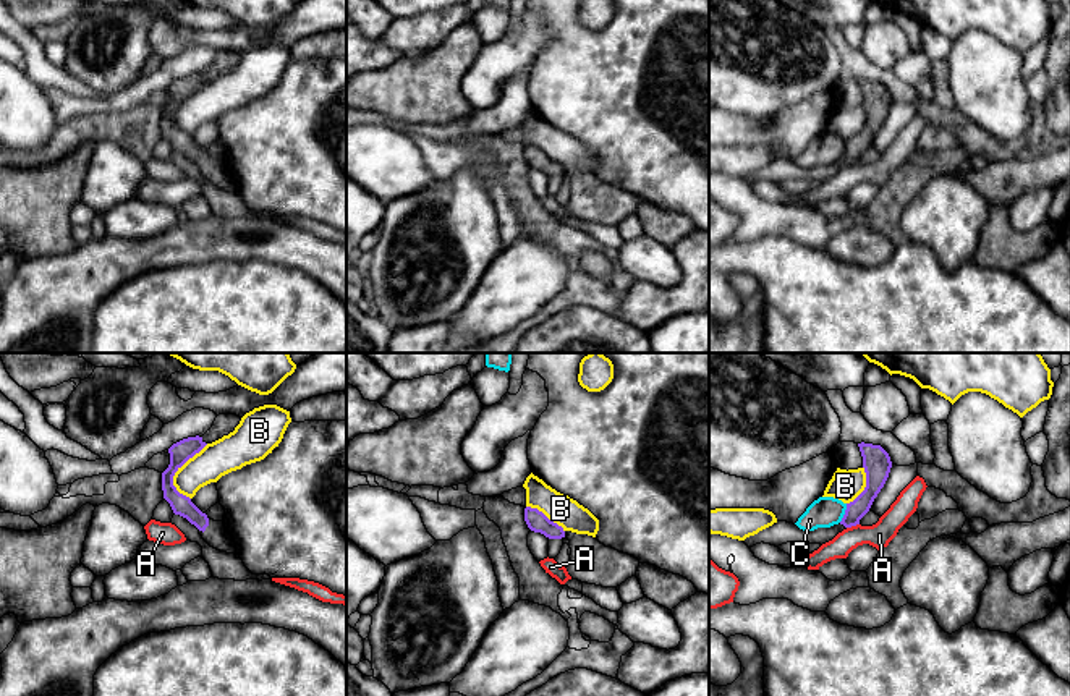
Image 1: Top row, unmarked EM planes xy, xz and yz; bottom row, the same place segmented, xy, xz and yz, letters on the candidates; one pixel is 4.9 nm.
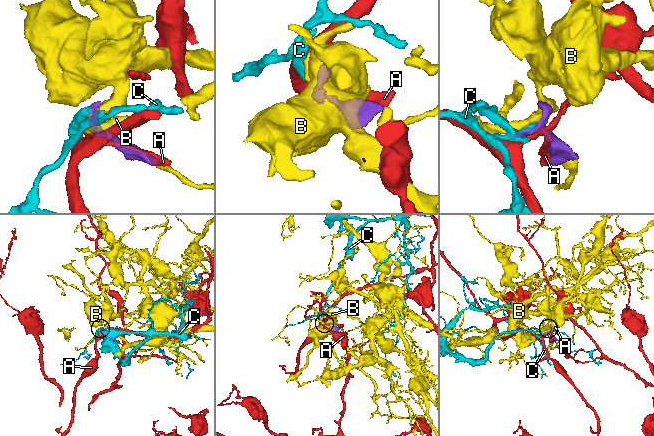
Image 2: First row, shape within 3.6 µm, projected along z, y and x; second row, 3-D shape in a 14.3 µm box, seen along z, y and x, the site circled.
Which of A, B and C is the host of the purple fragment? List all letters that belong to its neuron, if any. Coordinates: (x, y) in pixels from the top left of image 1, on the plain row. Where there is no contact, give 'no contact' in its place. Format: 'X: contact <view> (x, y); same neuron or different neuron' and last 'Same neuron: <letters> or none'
A: contact yz (852, 162); different neuron
B: contact xy (177, 107); different neuron
C: contact yz (845, 151); different neuron
Same neuron: none

